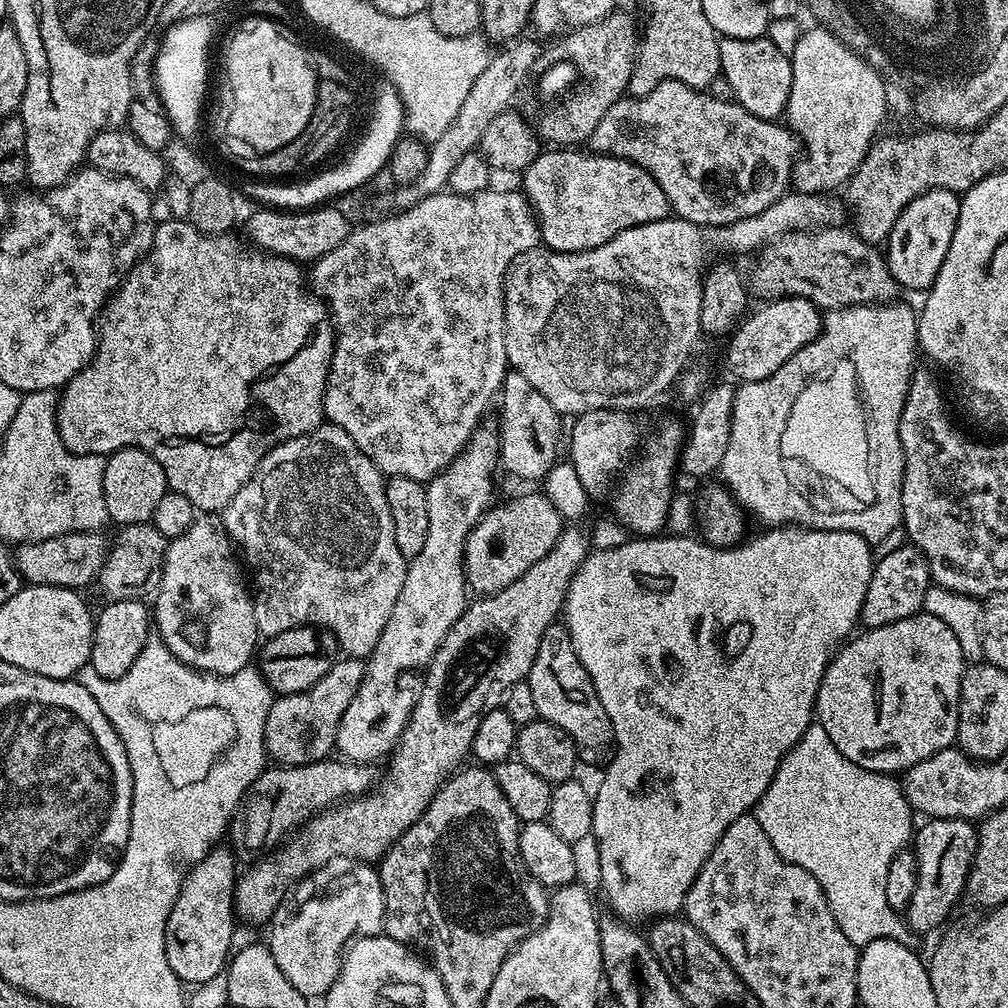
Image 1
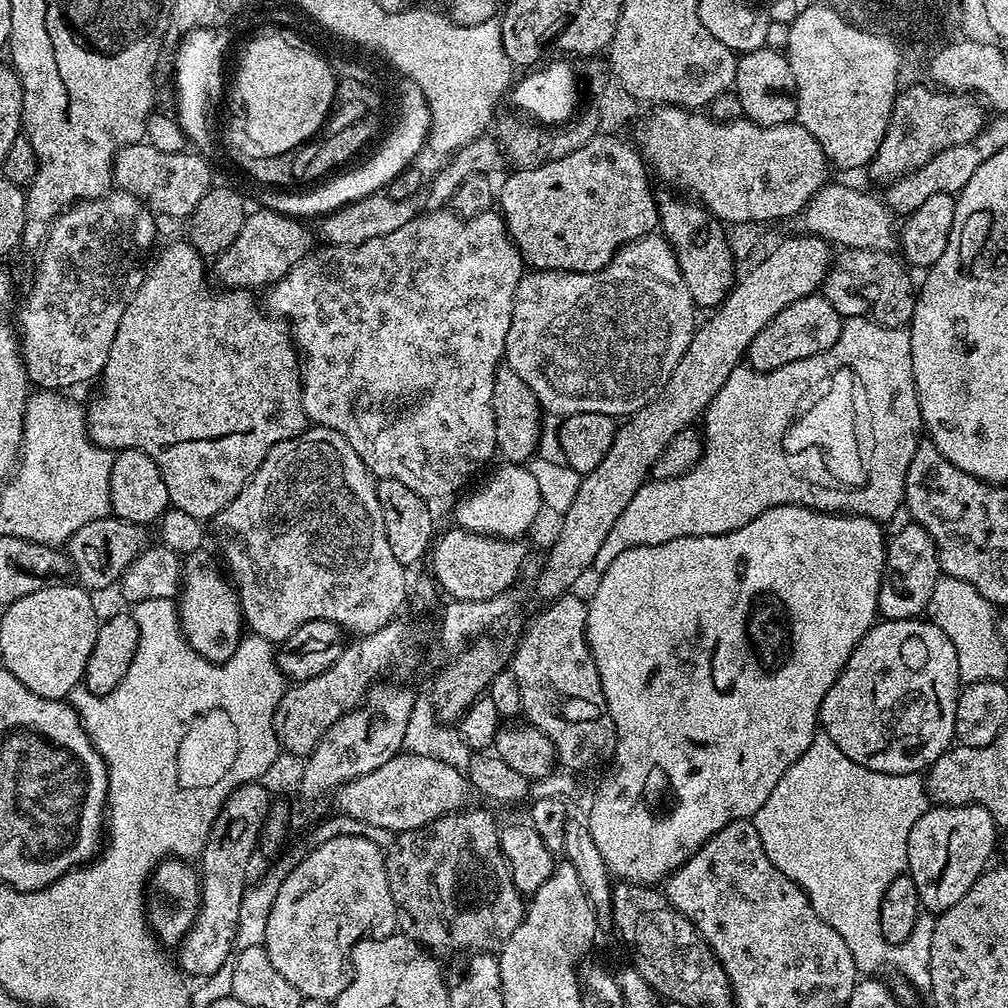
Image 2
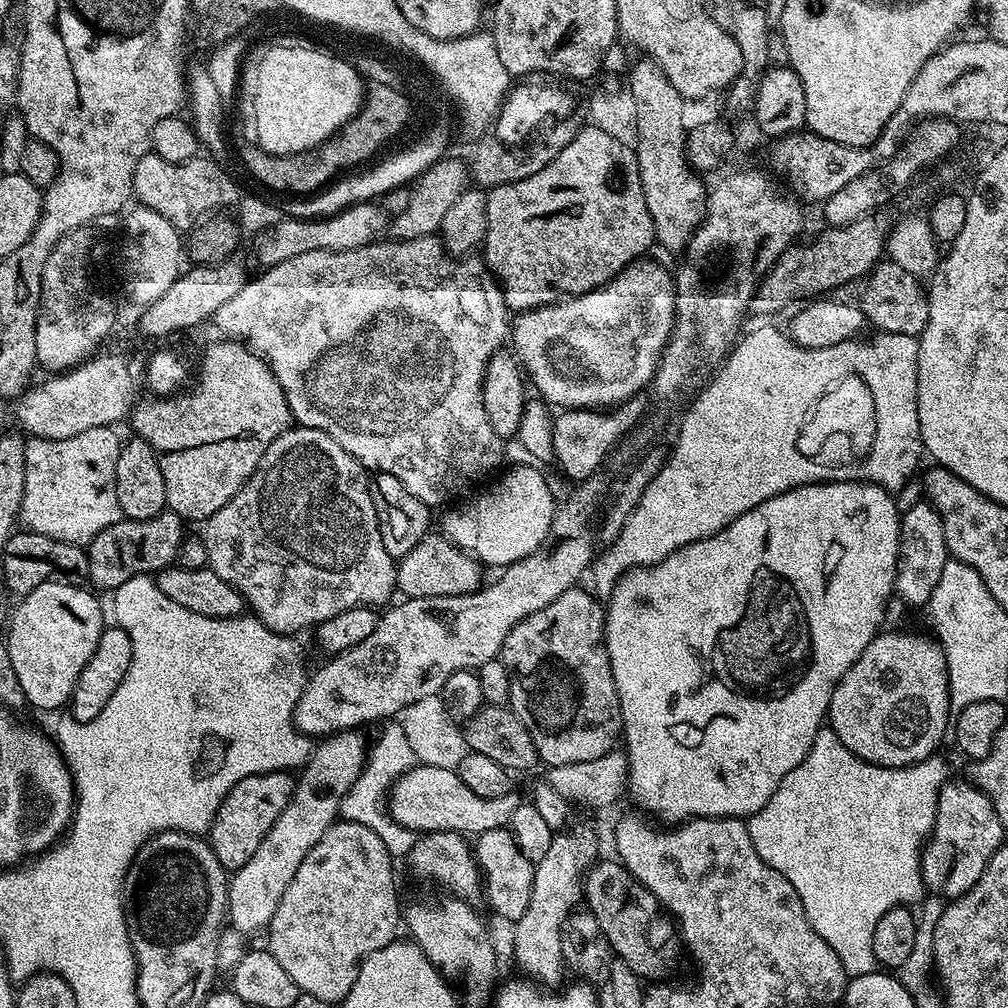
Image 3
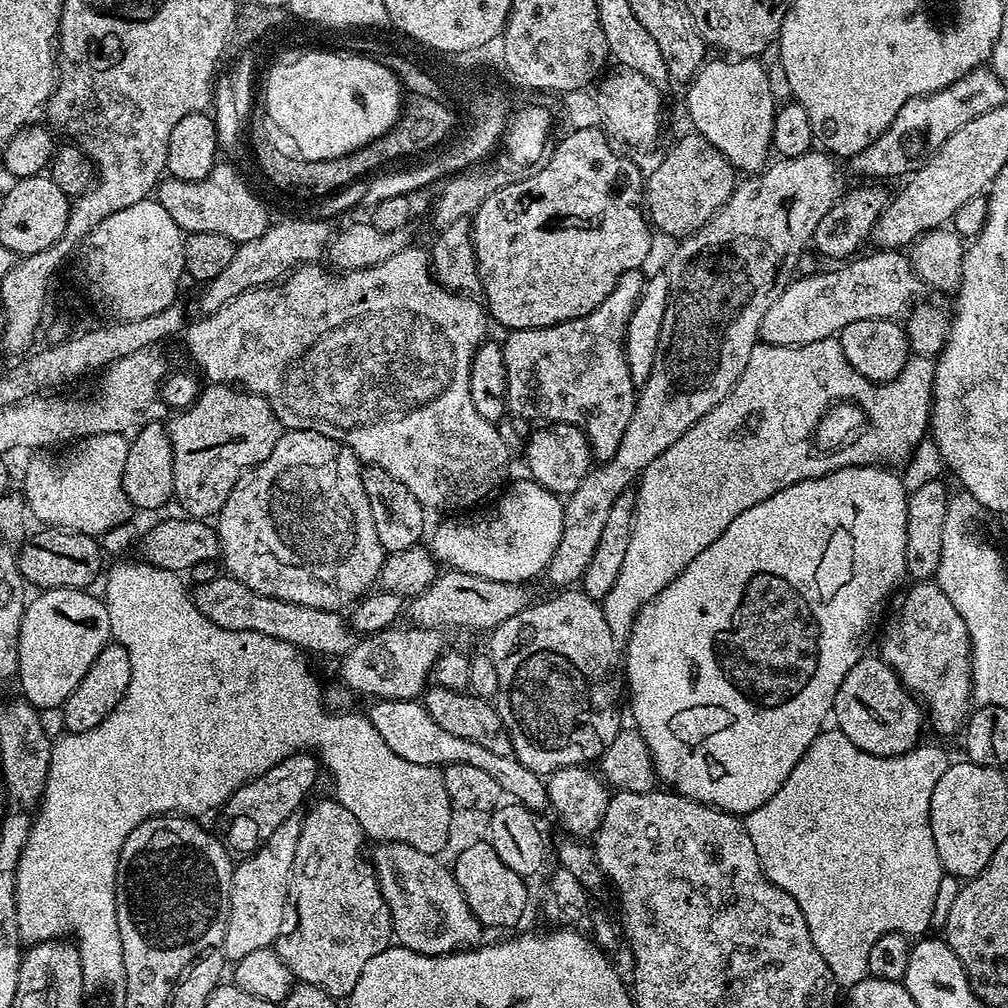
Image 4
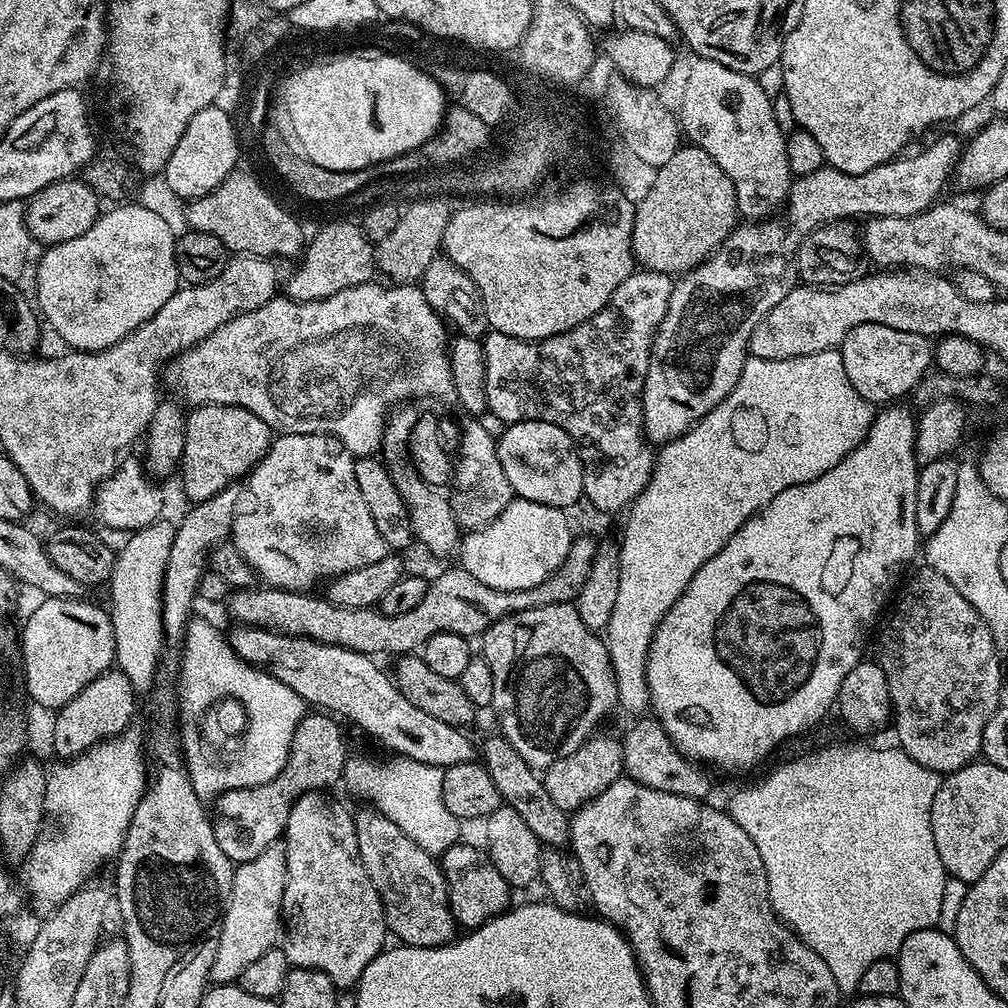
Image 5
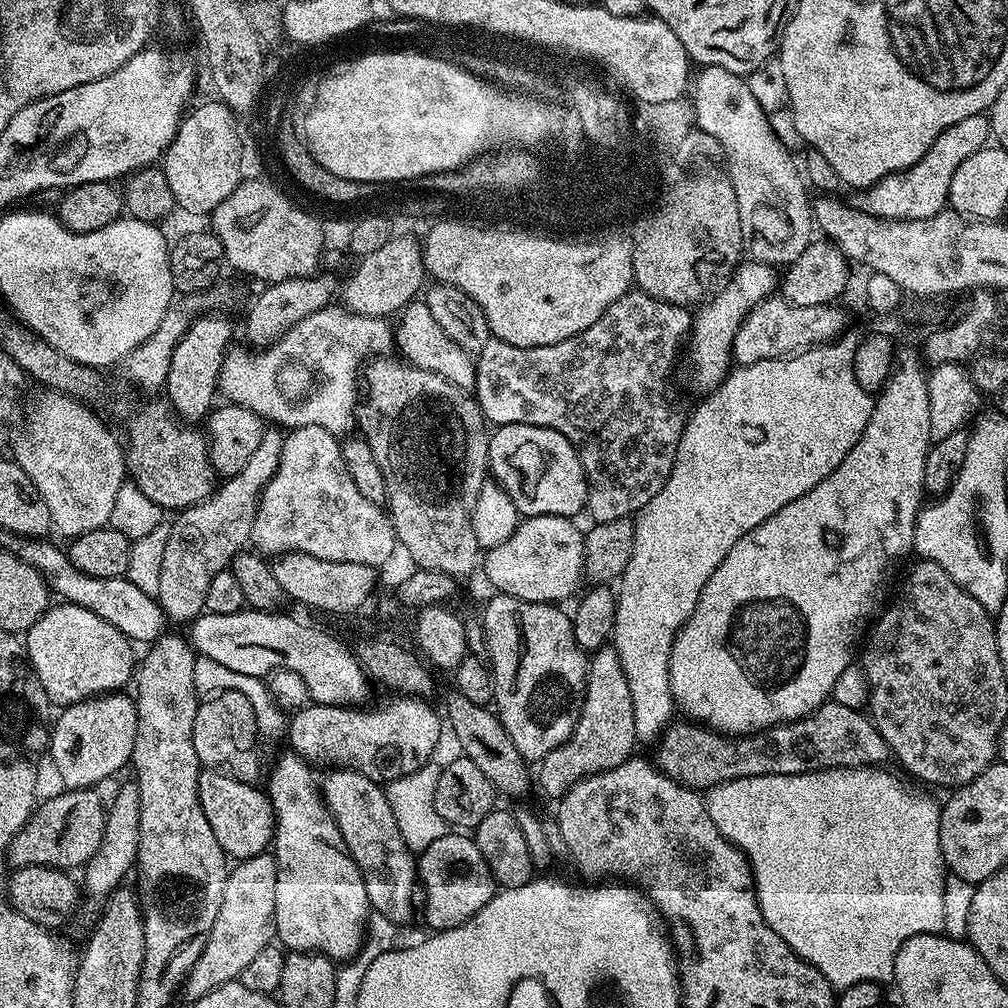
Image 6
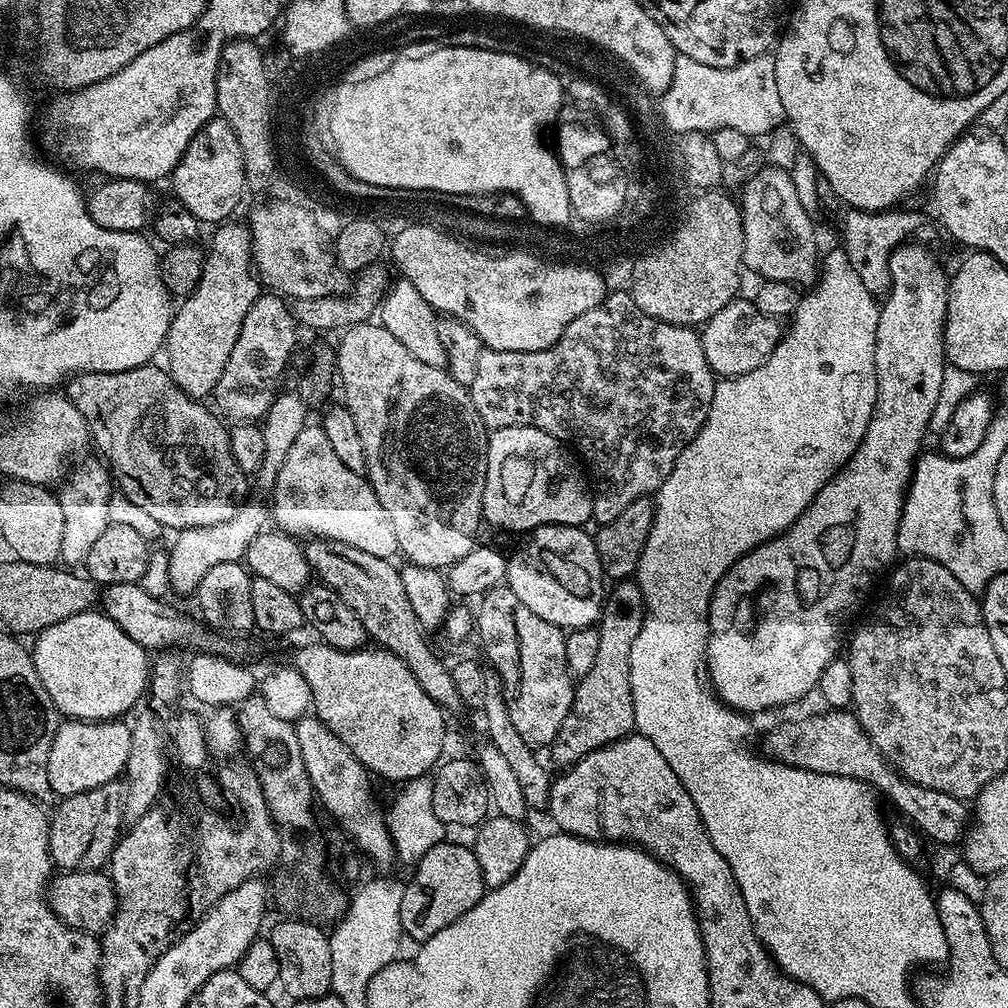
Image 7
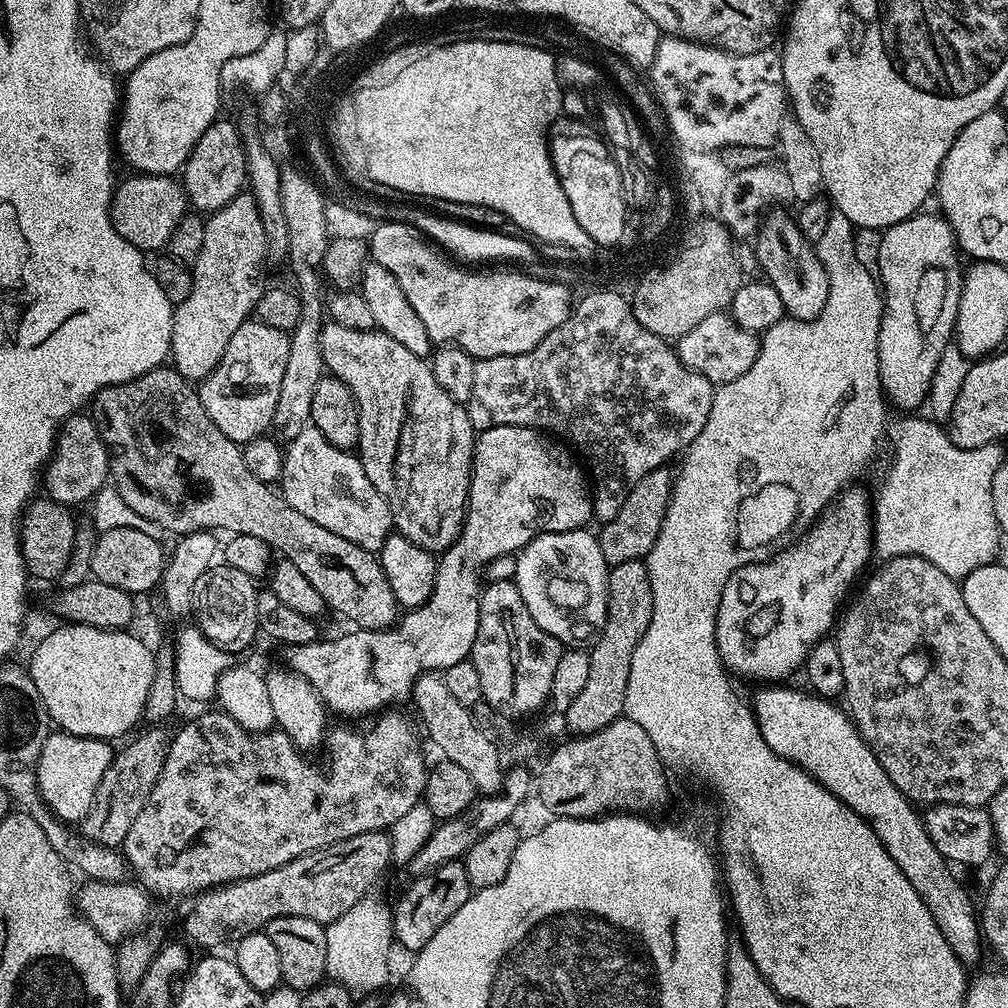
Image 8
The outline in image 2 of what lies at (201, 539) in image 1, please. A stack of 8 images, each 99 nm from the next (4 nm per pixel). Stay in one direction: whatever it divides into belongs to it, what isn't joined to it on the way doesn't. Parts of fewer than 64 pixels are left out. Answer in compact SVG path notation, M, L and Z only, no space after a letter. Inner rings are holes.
M204 552L185 559L182 566L182 585L178 596L180 627L196 652L208 661L220 663L233 656L243 632L243 612L233 585L210 564Z

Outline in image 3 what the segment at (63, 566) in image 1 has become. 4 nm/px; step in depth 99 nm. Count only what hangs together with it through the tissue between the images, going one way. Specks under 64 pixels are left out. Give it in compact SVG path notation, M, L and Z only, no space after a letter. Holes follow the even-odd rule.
M165 510L154 518L130 520L121 518L102 534L98 534L86 546L88 553L88 580L96 583L97 589L115 590L122 582L130 582L135 576L160 572L177 563L180 547L184 545L186 522L178 513Z

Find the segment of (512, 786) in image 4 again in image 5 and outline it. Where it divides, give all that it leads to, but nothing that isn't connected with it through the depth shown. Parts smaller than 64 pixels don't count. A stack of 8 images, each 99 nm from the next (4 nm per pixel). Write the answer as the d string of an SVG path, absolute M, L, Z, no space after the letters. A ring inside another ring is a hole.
M236 626L233 629L230 632L232 648L247 664L263 668L278 678L278 682L286 682L289 693L293 697L301 696L306 703L316 707L313 709L357 724L366 735L385 744L389 753L442 769L455 764L470 764L477 759L477 745L474 740L472 744L467 731L418 710L418 706L413 706L402 695L402 690L396 688L395 679L376 665L373 657L265 628Z

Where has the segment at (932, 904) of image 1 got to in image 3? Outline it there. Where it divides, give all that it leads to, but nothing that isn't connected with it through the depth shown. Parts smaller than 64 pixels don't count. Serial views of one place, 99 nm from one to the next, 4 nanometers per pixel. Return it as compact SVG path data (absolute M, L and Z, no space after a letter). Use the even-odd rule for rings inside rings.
M971 782L945 783L937 802L936 824L920 854L925 889L929 893L937 892L943 898L966 894L966 890L982 878L986 862L1005 840L1006 829L998 822L998 810L994 810L994 802L981 788Z

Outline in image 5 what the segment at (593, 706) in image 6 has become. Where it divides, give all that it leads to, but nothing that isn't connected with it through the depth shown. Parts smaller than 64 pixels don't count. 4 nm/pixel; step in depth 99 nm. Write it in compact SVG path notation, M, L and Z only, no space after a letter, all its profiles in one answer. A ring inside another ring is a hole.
M597 734L592 736L574 754L566 754L566 758L558 758L550 767L543 769L542 779L546 786L546 794L554 798L554 806L558 806L569 814L584 805L587 800L598 798L606 786L621 779L624 771L624 745L612 736Z

